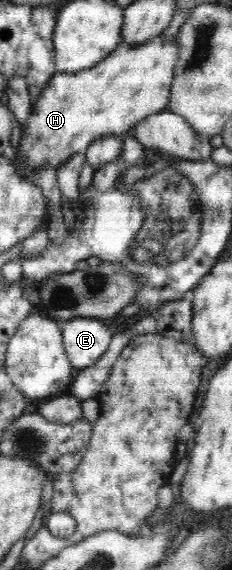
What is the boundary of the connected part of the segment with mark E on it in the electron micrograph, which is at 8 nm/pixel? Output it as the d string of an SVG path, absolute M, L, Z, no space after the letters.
M76 317L61 325L69 364L79 372L92 366L106 352L113 337L102 319Z

